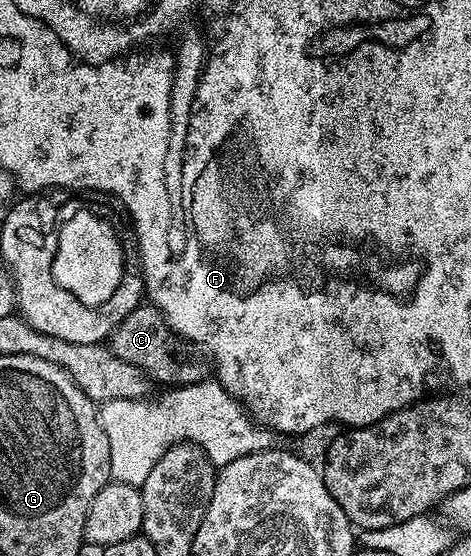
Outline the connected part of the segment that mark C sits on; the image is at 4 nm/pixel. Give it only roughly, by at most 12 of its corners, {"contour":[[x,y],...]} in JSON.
{"contour":[[152,304],[134,308],[108,347],[162,387],[207,380],[207,354]]}

